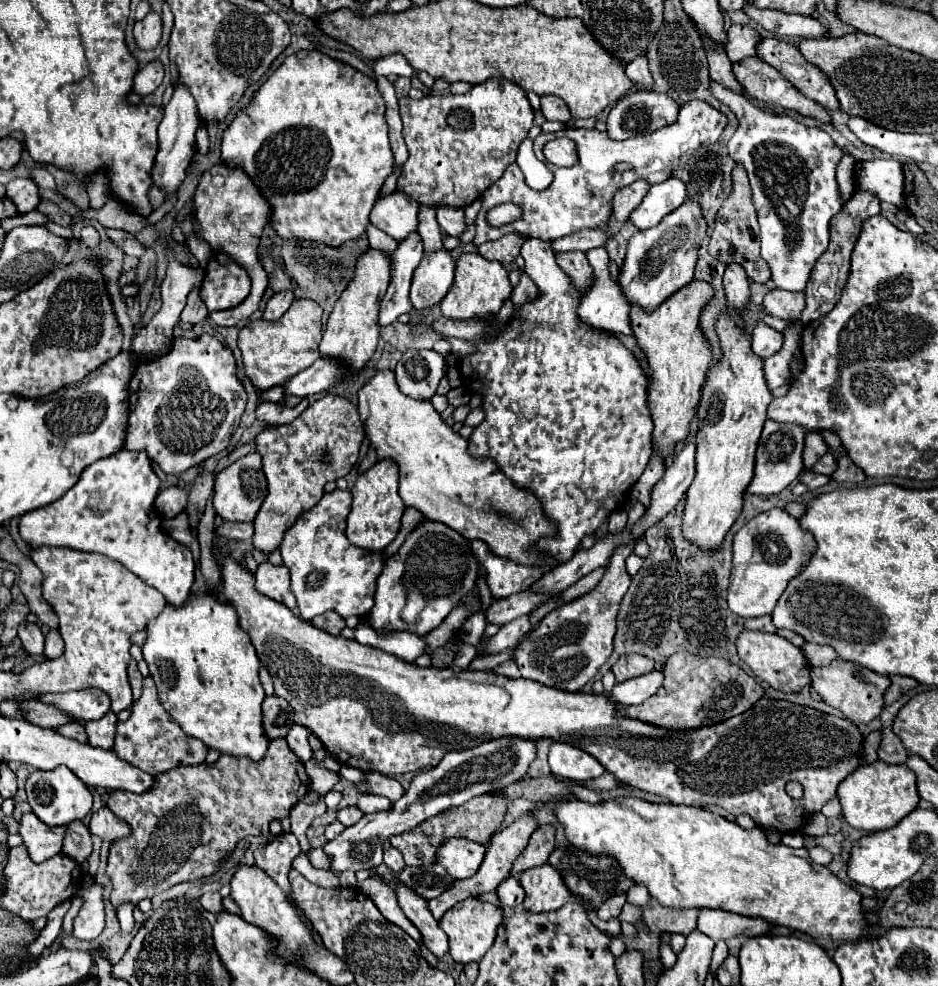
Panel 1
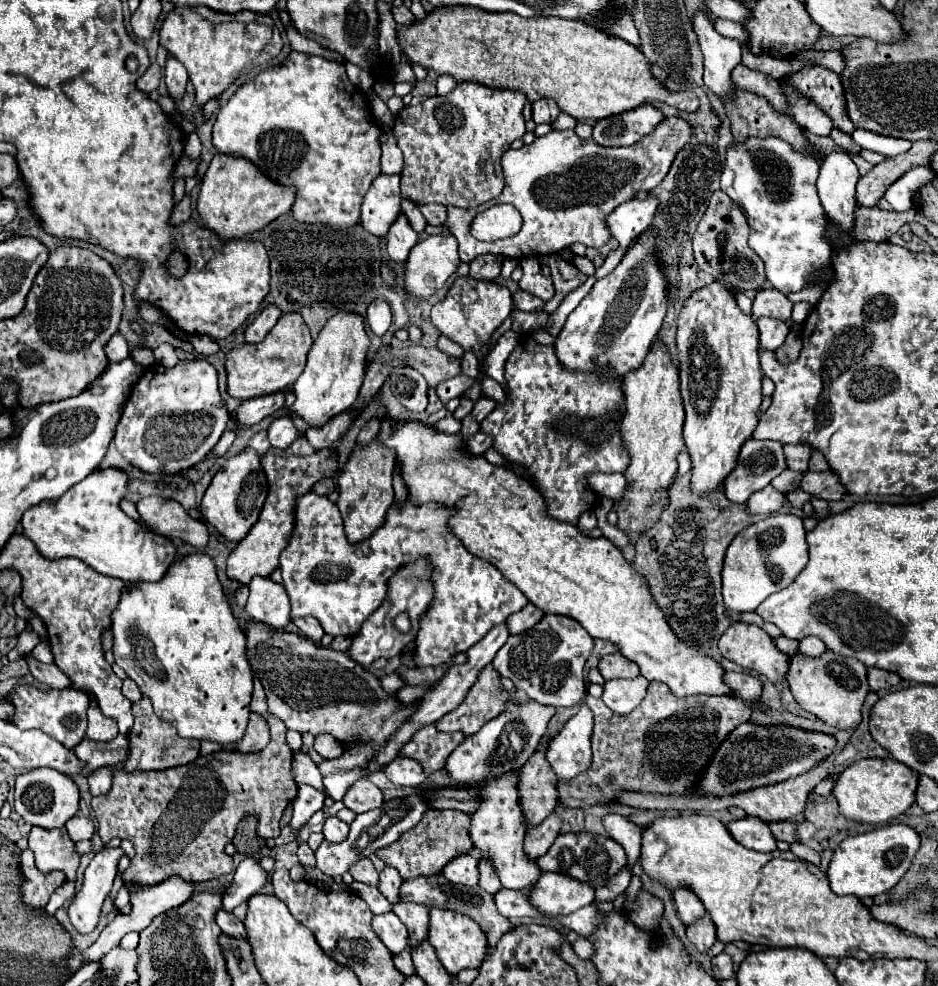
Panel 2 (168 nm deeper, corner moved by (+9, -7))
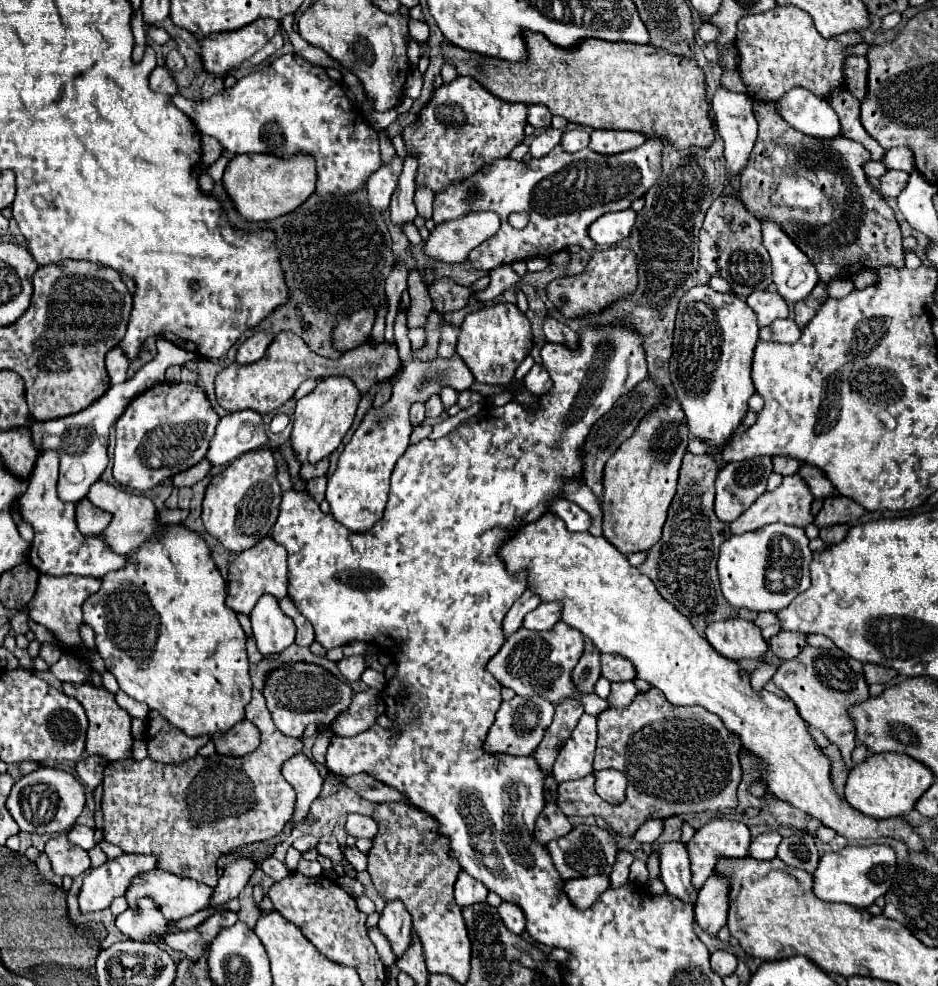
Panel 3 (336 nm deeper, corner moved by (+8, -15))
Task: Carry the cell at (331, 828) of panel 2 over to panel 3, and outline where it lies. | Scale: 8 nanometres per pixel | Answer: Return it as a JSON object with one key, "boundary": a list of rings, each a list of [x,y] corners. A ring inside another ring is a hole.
{"boundary":[[[346,846],[344,856],[346,856],[346,860],[348,860],[358,872],[366,870],[366,854],[362,854],[356,846]]]}

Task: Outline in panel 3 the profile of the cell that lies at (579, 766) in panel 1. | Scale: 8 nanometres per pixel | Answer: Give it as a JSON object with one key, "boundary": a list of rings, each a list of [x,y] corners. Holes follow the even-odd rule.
{"boundary":[[[582,714],[572,736],[562,746],[554,762],[554,778],[558,782],[584,778],[592,772],[592,760],[596,750],[596,718]]]}

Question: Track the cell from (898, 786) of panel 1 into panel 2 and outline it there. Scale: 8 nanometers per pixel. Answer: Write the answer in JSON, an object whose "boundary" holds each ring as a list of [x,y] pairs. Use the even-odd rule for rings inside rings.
{"boundary":[[[863,758],[845,768],[833,788],[841,814],[863,824],[885,824],[901,816],[915,802],[917,772],[893,758]]]}

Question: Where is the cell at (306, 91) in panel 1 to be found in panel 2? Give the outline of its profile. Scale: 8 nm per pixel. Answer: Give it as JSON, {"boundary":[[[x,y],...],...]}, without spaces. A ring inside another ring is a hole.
{"boundary":[[[291,50],[289,56],[285,58],[283,64],[279,66],[271,66],[267,70],[263,70],[261,74],[257,74],[251,82],[245,82],[233,96],[231,100],[217,112],[217,122],[213,124],[213,144],[221,154],[231,154],[231,156],[243,156],[249,158],[251,162],[255,162],[259,168],[263,168],[267,172],[269,178],[285,184],[285,186],[295,186],[297,188],[297,200],[291,208],[293,216],[297,220],[307,220],[307,222],[321,222],[327,226],[335,226],[335,228],[349,228],[359,220],[359,208],[363,202],[365,192],[369,190],[369,184],[373,182],[373,178],[381,172],[379,166],[379,158],[381,158],[381,148],[379,148],[379,140],[373,138],[373,134],[369,130],[373,130],[373,122],[371,122],[371,112],[365,106],[359,112],[353,112],[353,96],[355,96],[355,86],[349,82],[347,74],[345,74],[345,66],[339,62],[331,62],[323,56],[311,56],[311,54],[303,54],[303,52],[295,52]]]}

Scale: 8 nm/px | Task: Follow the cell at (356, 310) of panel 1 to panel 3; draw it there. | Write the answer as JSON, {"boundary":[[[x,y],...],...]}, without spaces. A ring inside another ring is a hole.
{"boundary":[[[346,376],[320,378],[316,388],[296,402],[294,428],[292,428],[290,440],[292,440],[294,452],[298,454],[298,460],[314,464],[324,456],[330,456],[342,442],[348,428],[352,426],[358,402],[360,402],[360,392],[350,378]]]}

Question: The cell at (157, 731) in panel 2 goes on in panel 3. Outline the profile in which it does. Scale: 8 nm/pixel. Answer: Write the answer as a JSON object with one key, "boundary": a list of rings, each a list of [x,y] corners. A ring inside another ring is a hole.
{"boundary":[[[150,710],[146,718],[146,746],[148,758],[162,764],[182,764],[198,754],[208,744],[208,736],[190,738],[182,730],[168,724],[158,712]]]}

